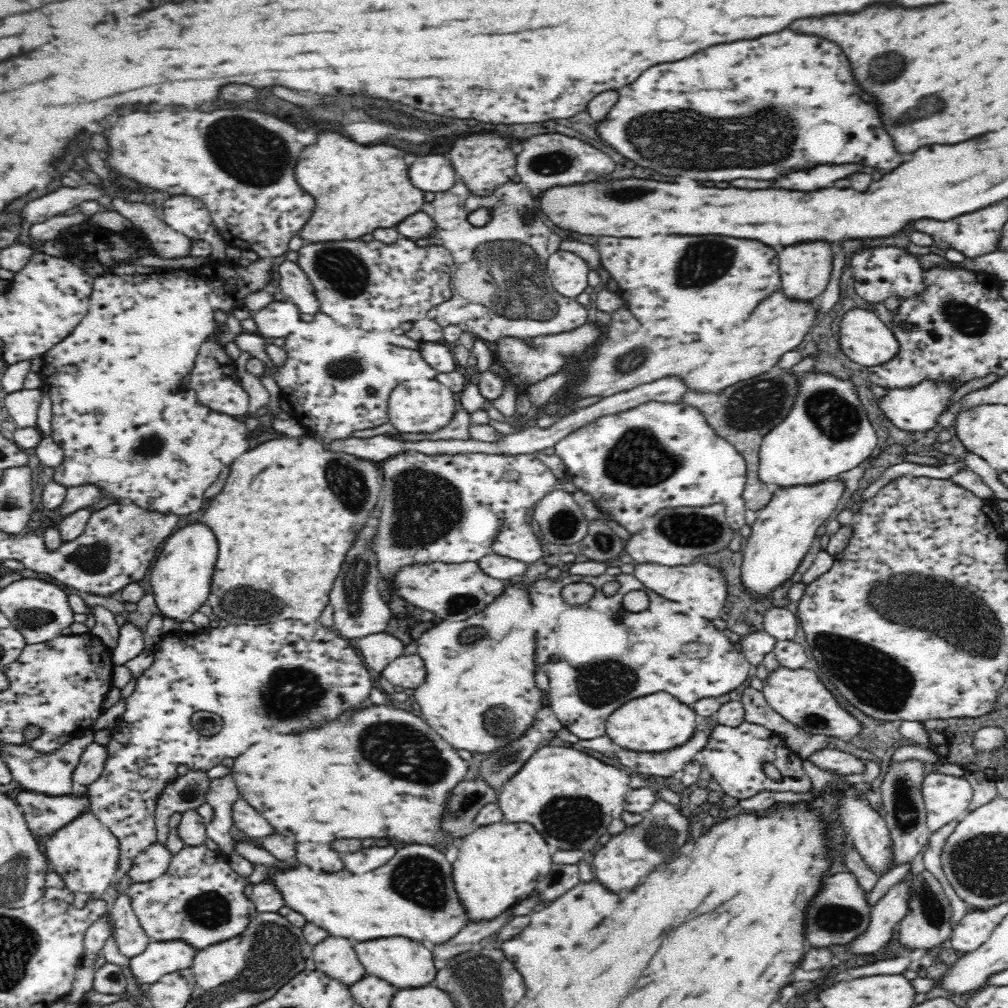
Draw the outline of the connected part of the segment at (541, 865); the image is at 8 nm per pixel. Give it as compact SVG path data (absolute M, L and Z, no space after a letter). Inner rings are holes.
M502 821L478 827L462 838L458 847L452 879L468 914L476 921L497 917L528 900L553 866L547 841L532 824L524 821Z

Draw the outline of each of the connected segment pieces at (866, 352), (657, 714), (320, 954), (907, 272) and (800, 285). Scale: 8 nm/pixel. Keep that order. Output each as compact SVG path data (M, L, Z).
M852 308L842 316L838 344L851 362L866 368L892 360L899 348L896 337L874 313Z
M656 692L642 696L640 700L630 700L606 720L606 734L612 738L614 744L638 750L638 752L662 753L670 748L678 748L686 744L696 732L696 712L688 704L680 702L678 698L670 696L668 692Z
M328 936L324 942L314 945L312 957L316 971L348 987L359 983L367 973L358 960L353 944L353 941L342 937Z
M880 246L854 254L852 258L852 276L854 278L854 292L868 303L882 305L887 298L894 296L900 300L915 295L923 289L924 270L919 267L914 254L906 254L893 246Z
M800 244L796 248L786 248L778 252L780 258L781 293L796 303L814 303L824 292L832 270L832 252L828 244Z

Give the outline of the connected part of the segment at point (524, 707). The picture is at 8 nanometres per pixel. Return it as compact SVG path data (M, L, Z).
M507 585L506 592L480 614L468 620L452 622L448 619L426 632L416 644L417 653L424 659L424 684L414 689L411 701L418 702L418 714L456 750L476 754L492 754L508 747L513 740L531 730L536 714L544 706L541 691L534 683L538 671L535 662L532 605L522 586Z

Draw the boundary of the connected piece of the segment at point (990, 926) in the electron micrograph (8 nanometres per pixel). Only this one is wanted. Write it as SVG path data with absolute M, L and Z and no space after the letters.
M970 909L954 926L950 947L958 952L969 953L988 940L997 924L984 909Z

